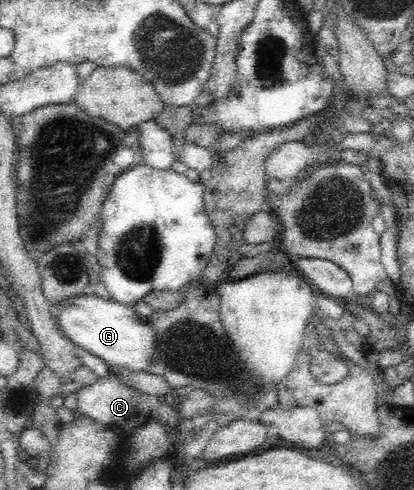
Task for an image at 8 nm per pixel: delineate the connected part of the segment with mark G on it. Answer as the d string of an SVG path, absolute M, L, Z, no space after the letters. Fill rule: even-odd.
M94 293L73 297L70 301L64 302L64 305L54 310L60 330L72 343L80 347L81 351L87 351L100 357L109 367L122 367L134 372L147 372L148 368L155 362L157 354L156 336L152 323L146 319L140 319L134 311L132 305L123 305L123 303L98 297Z

